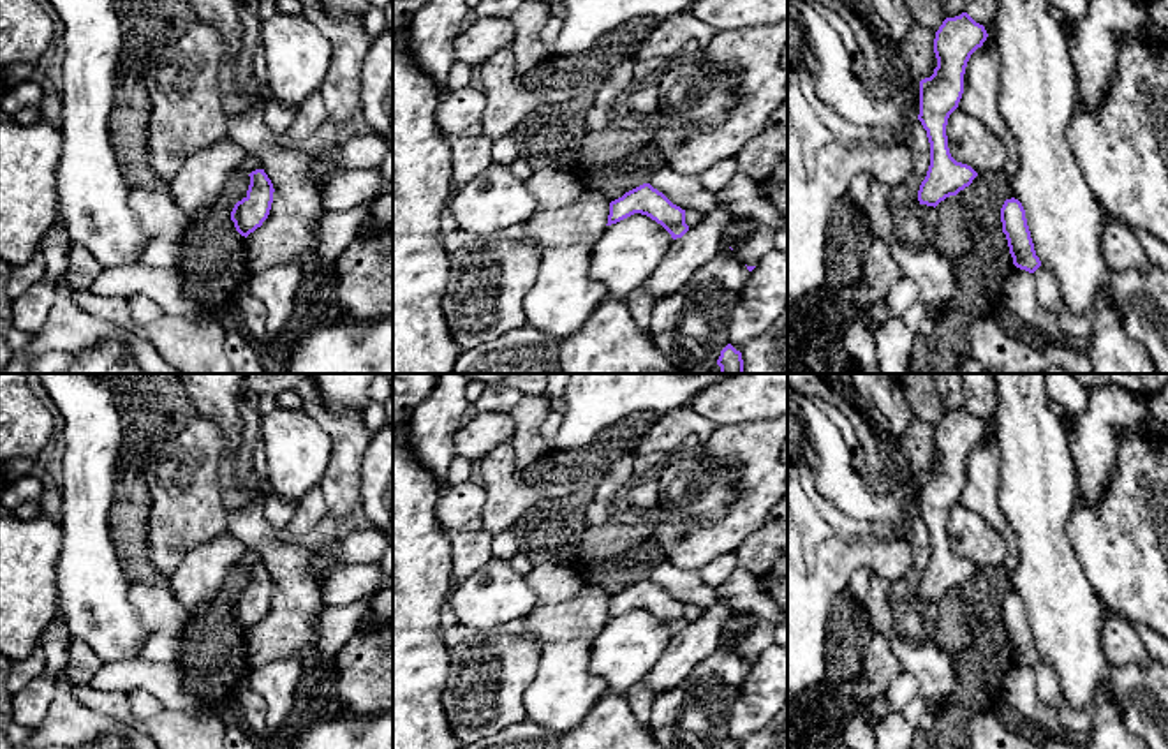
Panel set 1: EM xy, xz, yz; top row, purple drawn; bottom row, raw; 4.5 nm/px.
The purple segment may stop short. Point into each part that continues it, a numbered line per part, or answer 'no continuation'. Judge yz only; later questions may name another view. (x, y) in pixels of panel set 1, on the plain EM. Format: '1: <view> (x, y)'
no continuation

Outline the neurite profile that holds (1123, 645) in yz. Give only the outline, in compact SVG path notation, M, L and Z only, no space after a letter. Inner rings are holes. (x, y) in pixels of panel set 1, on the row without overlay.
M1106 615L1105 619L1103 652L1110 666L1147 666L1154 659L1133 624L1117 615Z

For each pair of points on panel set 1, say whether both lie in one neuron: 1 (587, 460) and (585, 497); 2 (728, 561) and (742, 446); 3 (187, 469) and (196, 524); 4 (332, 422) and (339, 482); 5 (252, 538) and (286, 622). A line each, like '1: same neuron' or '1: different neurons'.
1: same neuron
2: different neurons
3: same neuron
4: same neuron
5: same neuron

